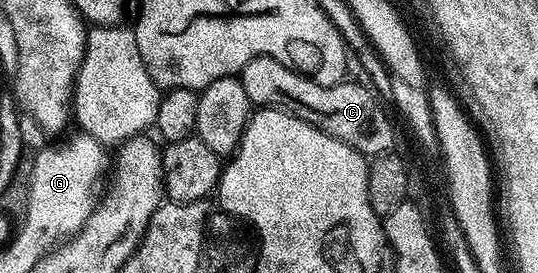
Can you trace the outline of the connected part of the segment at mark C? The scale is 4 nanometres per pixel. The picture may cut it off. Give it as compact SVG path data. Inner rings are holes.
M274 58L251 60L243 67L239 77L243 92L247 92L254 107L287 112L366 156L376 156L394 149L393 126L384 108L367 87L357 82L346 80L334 86L321 86L288 66L279 64L279 60Z

